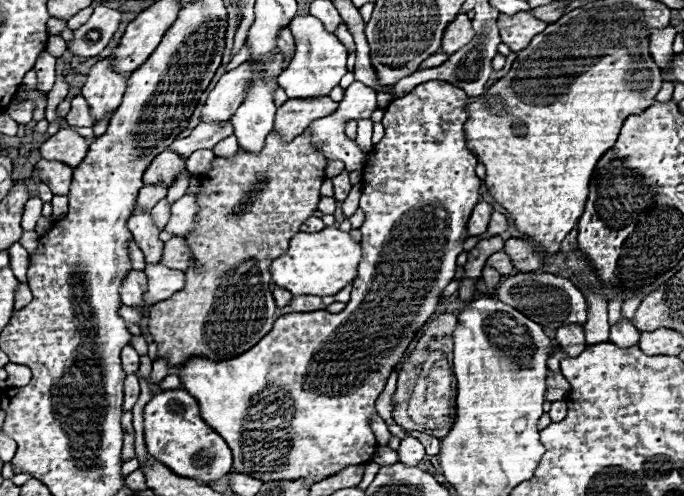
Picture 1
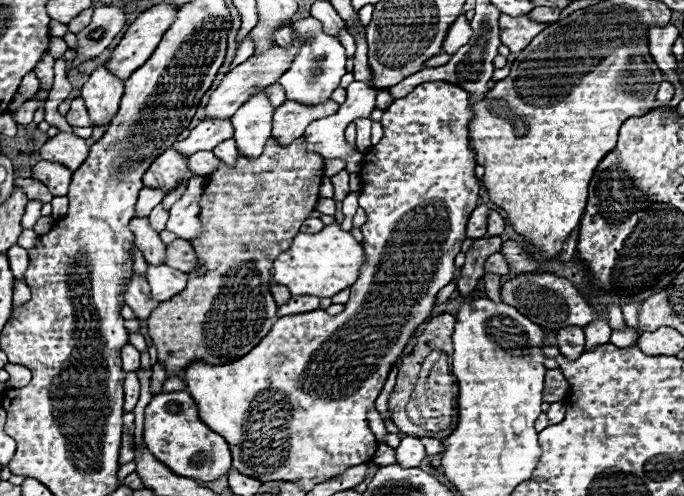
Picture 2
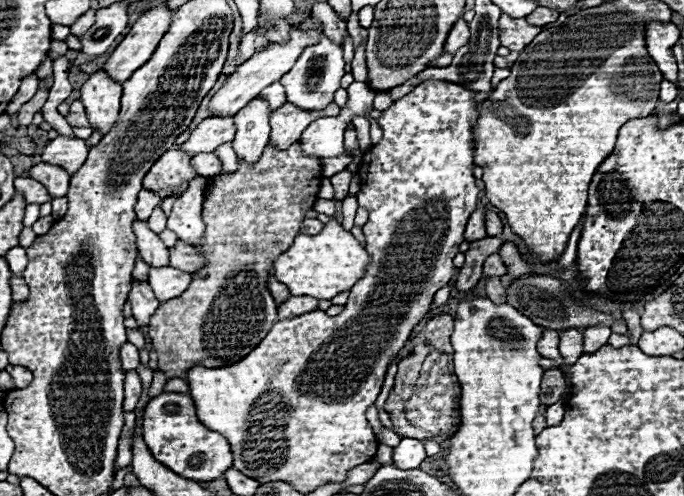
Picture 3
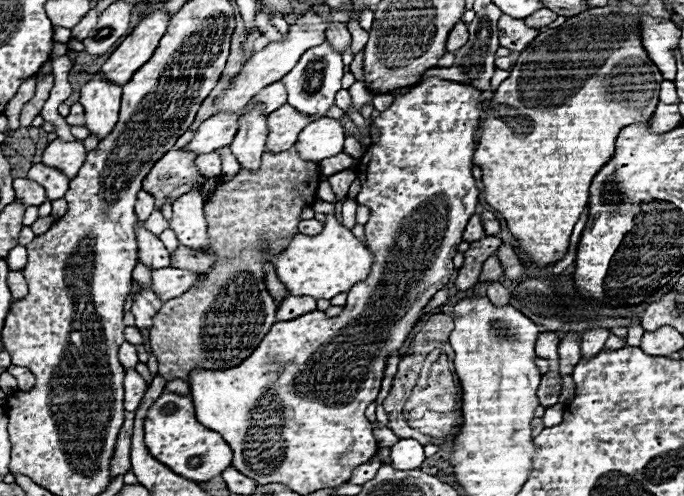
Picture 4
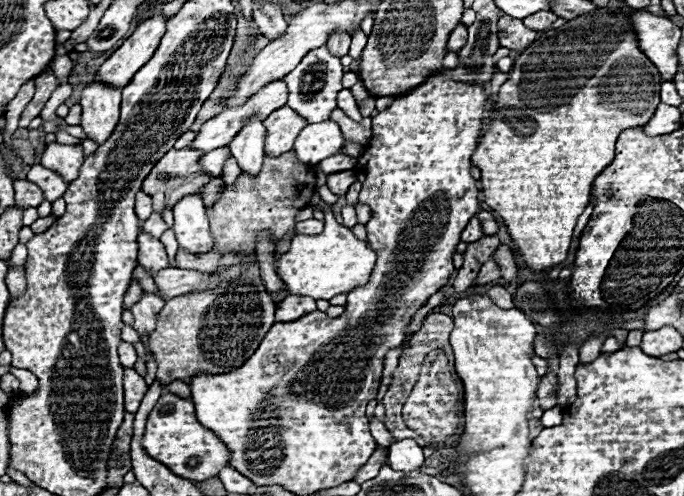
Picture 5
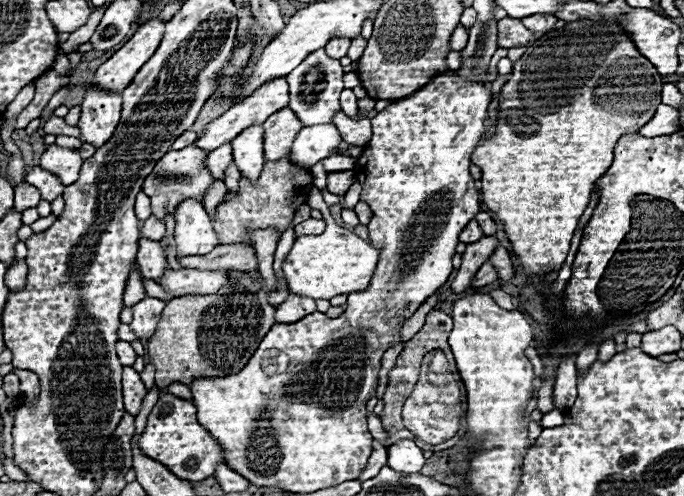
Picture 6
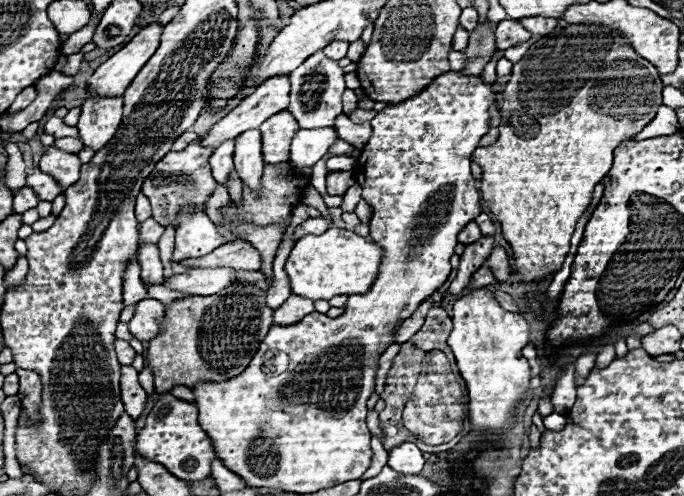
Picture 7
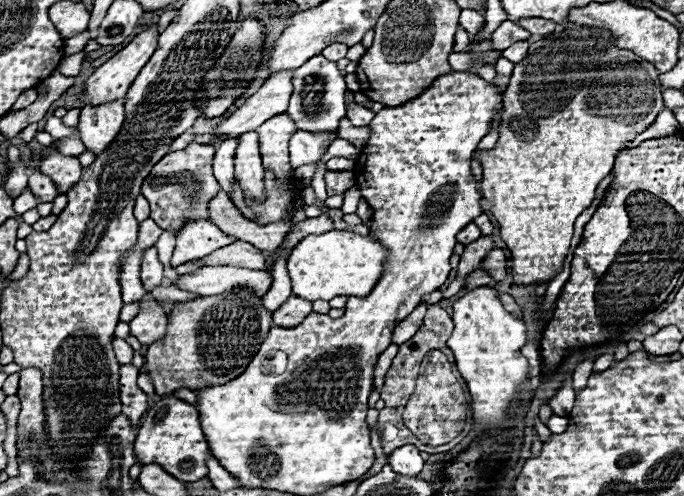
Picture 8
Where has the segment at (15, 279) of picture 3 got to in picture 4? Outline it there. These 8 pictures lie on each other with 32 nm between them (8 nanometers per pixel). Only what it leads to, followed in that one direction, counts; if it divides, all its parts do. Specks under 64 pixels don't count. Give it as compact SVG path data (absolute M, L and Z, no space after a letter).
M12 270L8 274L8 286L10 286L10 292L12 292L12 298L22 298L26 296L26 280L24 280L24 274L22 270Z

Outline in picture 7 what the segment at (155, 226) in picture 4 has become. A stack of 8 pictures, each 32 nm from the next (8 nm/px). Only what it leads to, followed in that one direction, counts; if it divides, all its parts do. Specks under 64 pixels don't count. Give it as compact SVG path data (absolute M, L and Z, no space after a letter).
M154 218L144 220L140 224L140 244L138 246L142 246L142 244L156 244L160 240L162 232L164 232L164 228L160 224L156 224Z

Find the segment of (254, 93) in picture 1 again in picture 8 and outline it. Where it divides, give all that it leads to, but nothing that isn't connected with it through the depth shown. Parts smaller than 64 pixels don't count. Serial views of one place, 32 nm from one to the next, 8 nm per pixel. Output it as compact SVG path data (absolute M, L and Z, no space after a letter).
M246 132L238 136L240 144L234 156L234 176L244 192L252 202L264 200L264 168L260 162L258 152L258 134Z

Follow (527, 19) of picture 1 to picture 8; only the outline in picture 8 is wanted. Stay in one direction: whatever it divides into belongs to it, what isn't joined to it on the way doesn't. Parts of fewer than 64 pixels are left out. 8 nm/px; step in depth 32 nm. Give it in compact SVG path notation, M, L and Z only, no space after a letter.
M504 20L498 30L492 34L492 48L494 50L506 50L510 44L514 42L522 42L522 40L528 40L530 38L530 32L526 32L524 28L518 28L516 22L510 22L510 20Z

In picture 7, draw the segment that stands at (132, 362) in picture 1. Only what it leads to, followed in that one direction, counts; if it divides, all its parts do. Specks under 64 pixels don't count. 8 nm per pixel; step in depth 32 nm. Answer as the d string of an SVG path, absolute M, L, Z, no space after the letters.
M116 340L116 342L114 342L114 348L116 348L116 354L118 354L120 364L132 364L136 352L132 350L132 346L130 346L128 342L124 342L124 340Z

